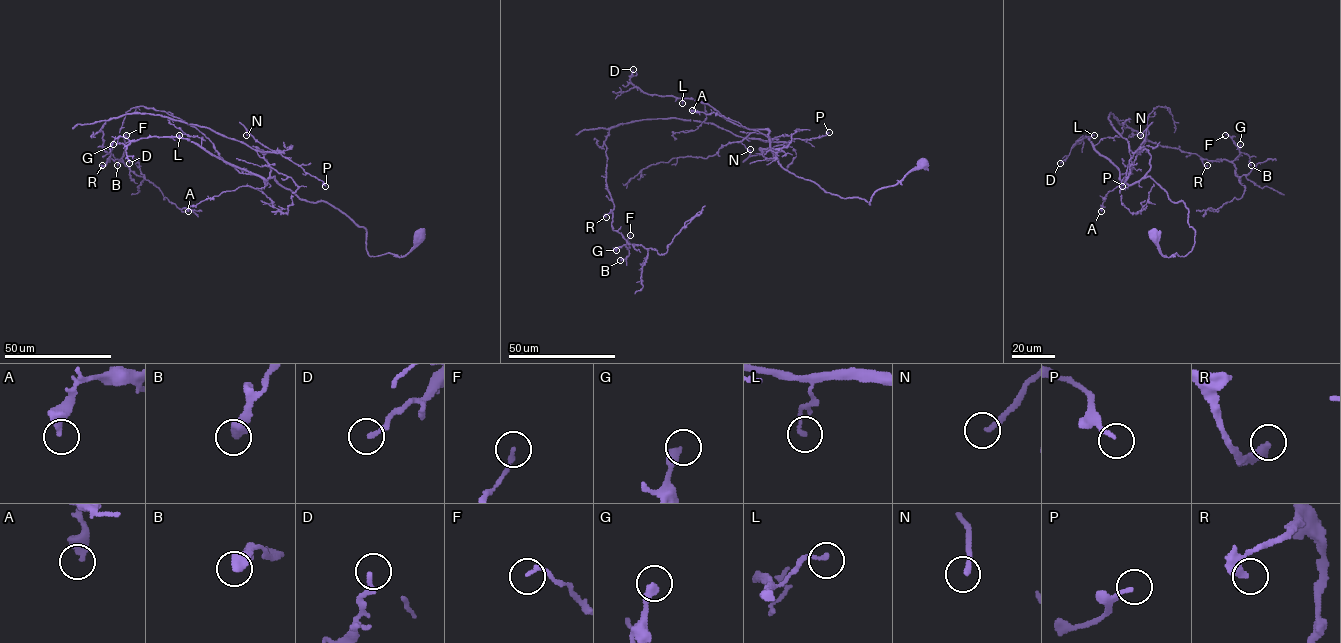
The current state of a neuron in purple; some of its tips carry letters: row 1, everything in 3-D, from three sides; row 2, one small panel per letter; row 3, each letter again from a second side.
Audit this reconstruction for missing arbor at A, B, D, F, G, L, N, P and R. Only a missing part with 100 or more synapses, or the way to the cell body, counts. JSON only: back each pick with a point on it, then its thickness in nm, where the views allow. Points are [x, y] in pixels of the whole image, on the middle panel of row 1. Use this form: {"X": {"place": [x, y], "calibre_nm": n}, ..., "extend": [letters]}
{"extend": []}

